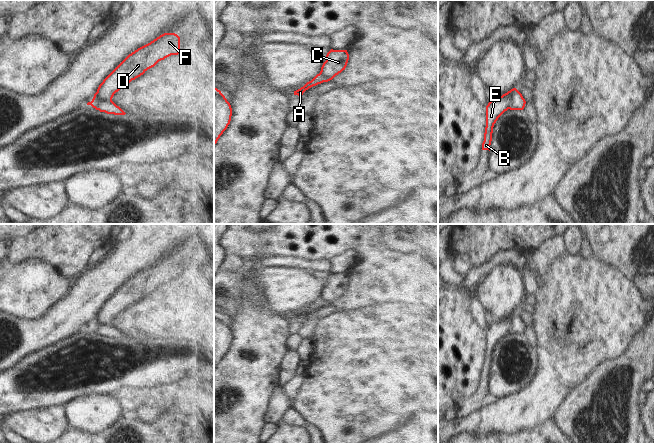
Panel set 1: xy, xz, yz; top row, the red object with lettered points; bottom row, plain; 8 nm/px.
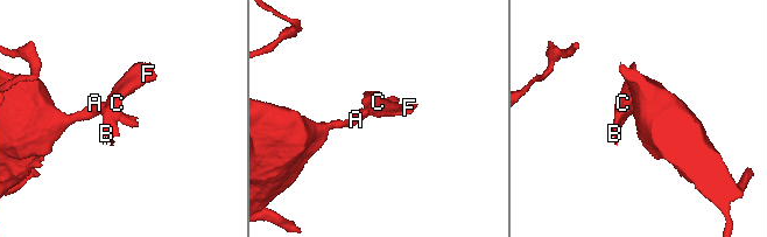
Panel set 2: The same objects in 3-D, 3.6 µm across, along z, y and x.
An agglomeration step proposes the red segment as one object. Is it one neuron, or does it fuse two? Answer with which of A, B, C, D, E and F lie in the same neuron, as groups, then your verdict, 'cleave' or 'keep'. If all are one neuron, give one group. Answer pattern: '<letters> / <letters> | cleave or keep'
A / B C D E F | cleave

